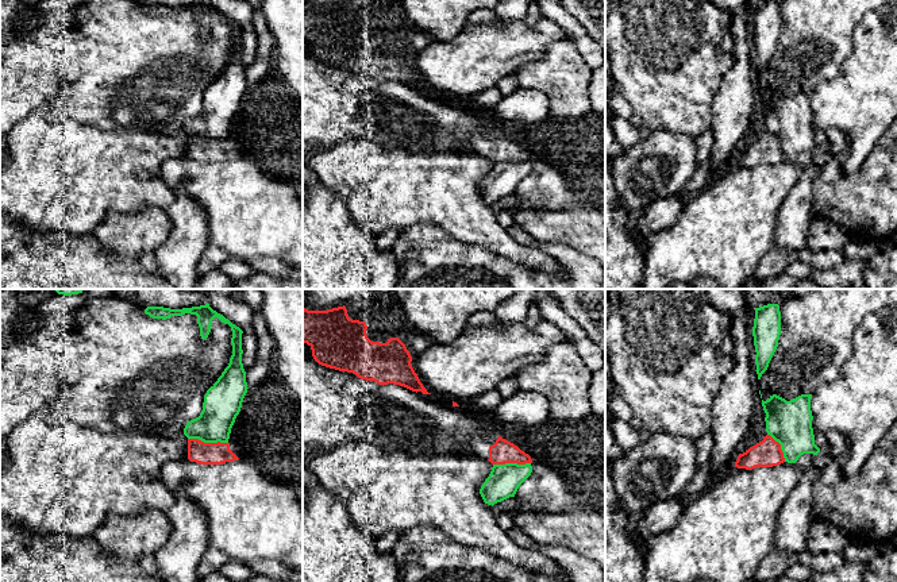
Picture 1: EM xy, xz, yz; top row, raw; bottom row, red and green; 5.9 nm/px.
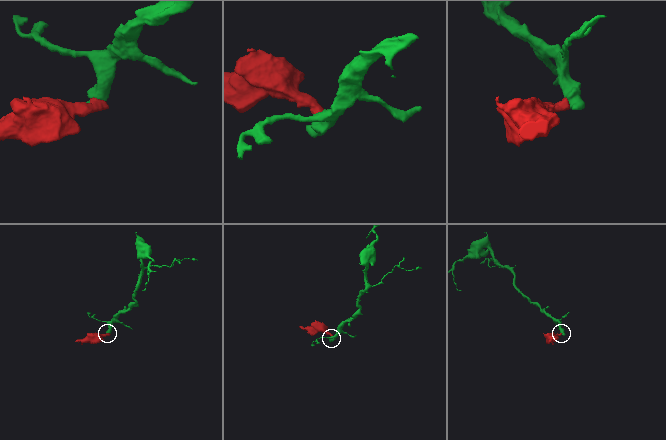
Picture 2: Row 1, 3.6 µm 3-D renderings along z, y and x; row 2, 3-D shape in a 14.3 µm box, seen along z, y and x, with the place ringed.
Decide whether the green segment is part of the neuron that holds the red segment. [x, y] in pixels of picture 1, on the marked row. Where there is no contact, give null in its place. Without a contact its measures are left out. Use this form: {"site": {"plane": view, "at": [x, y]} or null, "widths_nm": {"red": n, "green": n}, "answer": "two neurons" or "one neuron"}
{"site": {"plane": "xy", "at": [208, 443]}, "widths_nm": {"red": 130, "green": 220}, "answer": "two neurons"}

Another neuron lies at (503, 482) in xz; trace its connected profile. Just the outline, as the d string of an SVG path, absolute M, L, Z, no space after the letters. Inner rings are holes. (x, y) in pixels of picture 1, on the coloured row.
M531 463L493 465L492 471L480 489L485 504L494 505L515 497L519 486L531 475Z

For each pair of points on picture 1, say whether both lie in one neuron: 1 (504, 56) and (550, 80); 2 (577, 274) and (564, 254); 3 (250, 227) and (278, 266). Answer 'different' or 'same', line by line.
1: different
2: same
3: different

